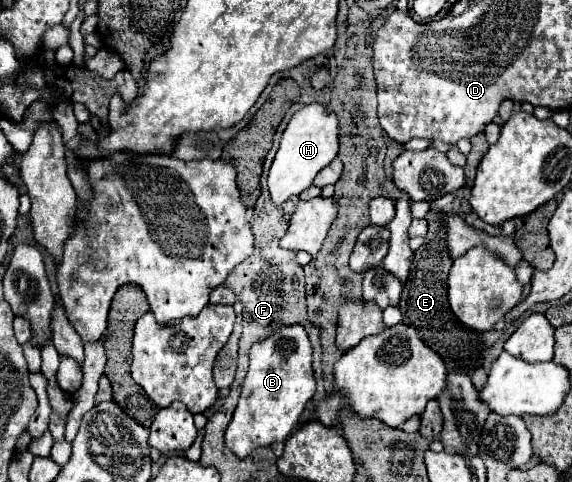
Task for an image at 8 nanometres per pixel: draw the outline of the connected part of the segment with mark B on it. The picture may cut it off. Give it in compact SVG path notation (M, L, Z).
M301 324L285 326L249 350L249 372L245 376L239 404L225 432L227 446L239 458L245 458L259 446L287 440L287 436L299 426L305 404L315 394L311 352L311 342Z

